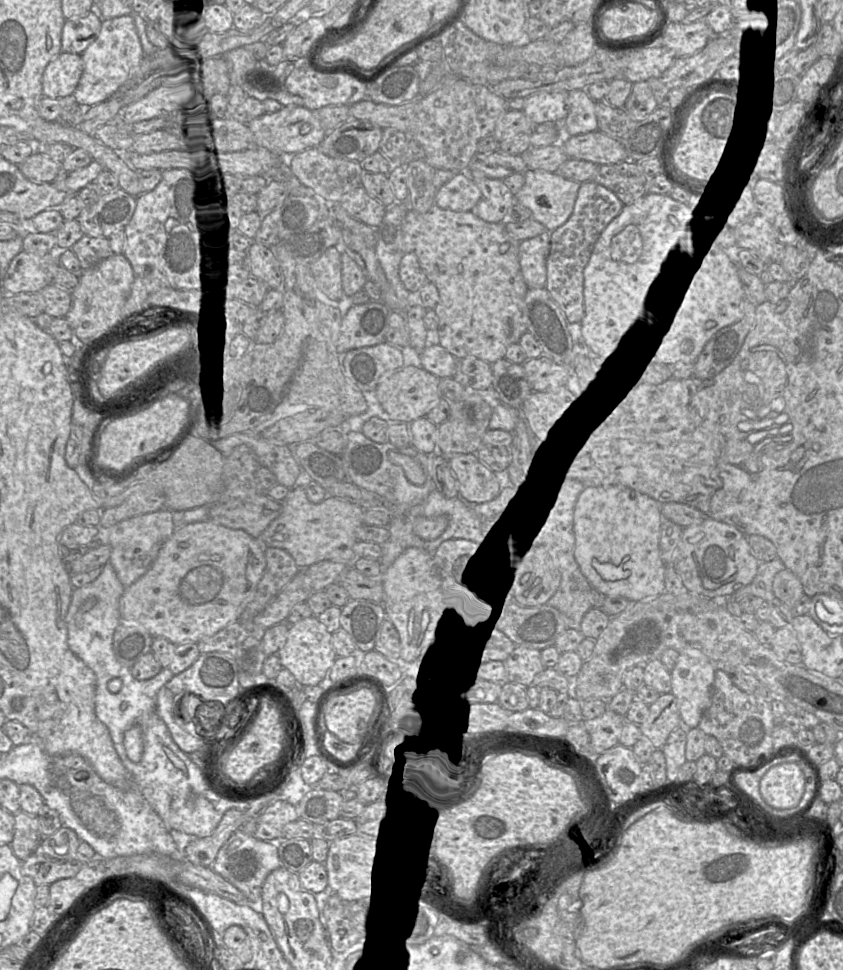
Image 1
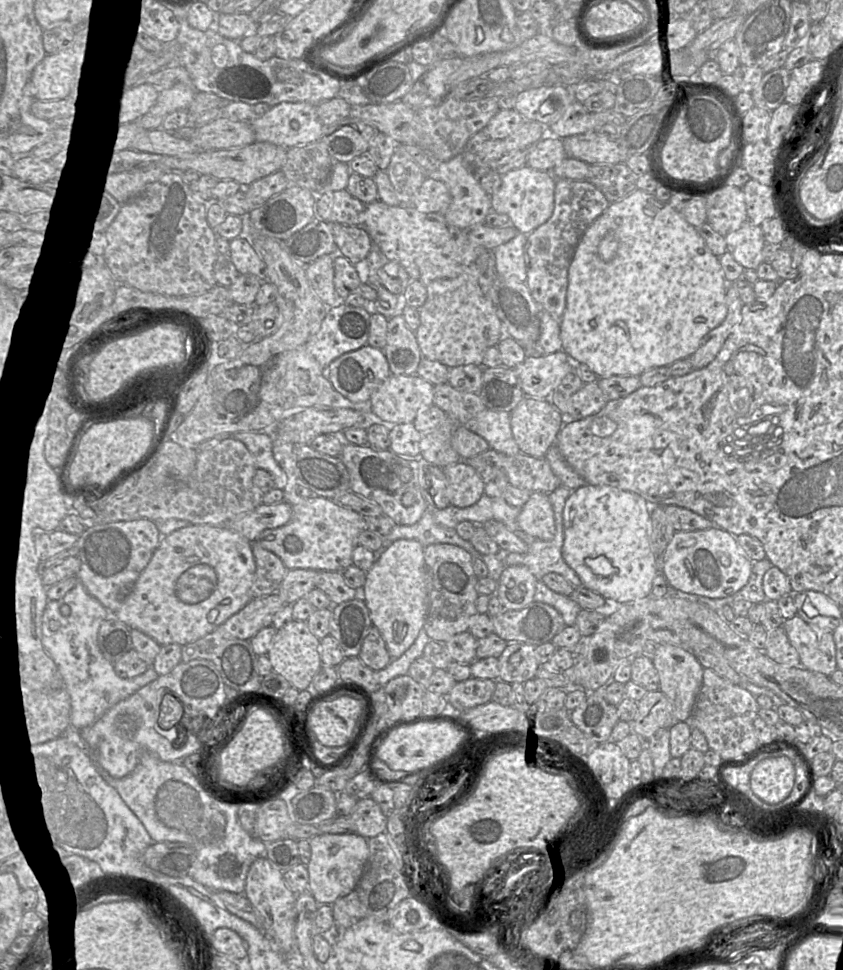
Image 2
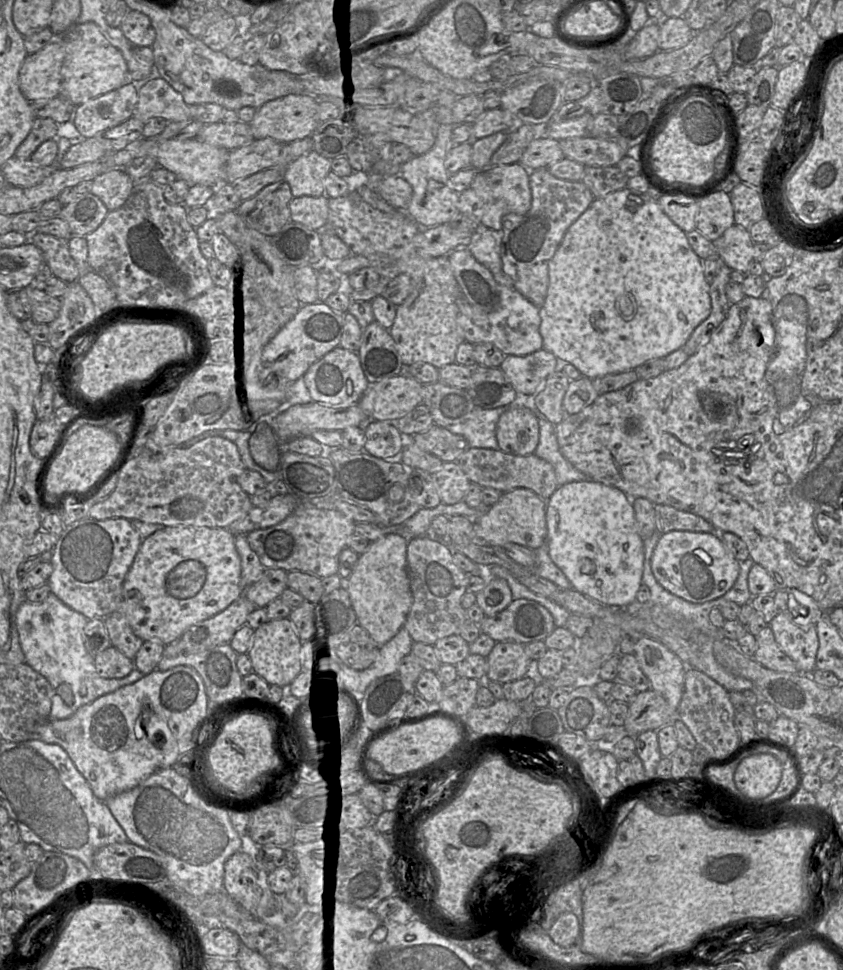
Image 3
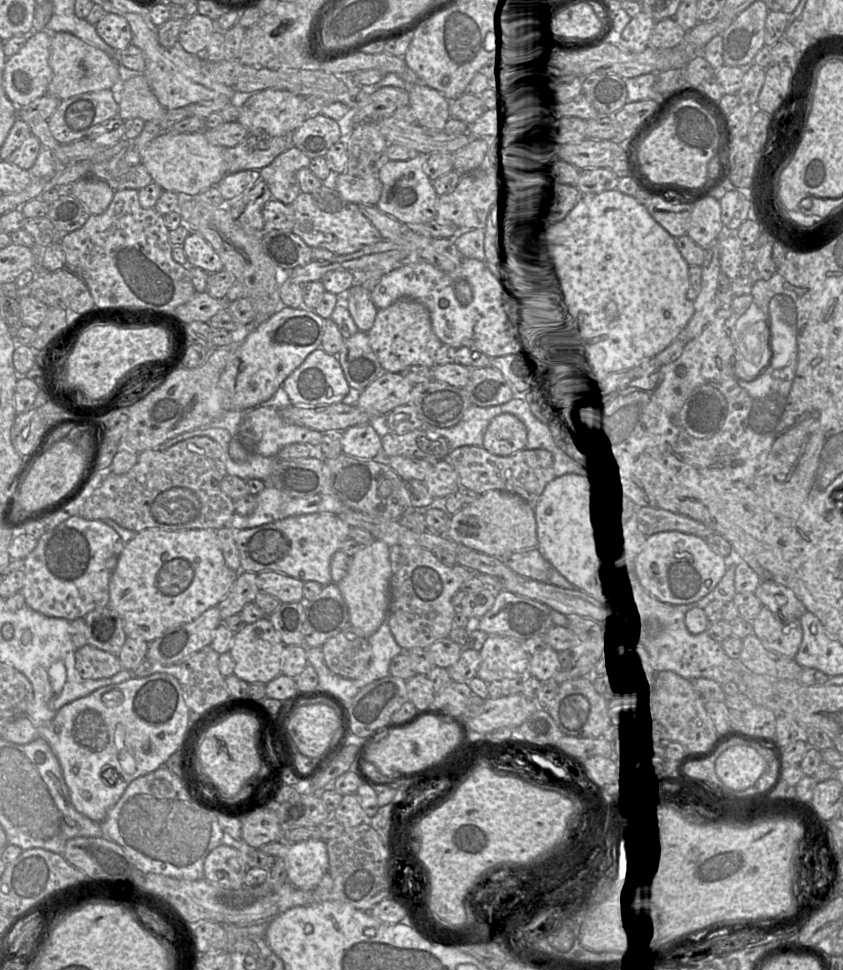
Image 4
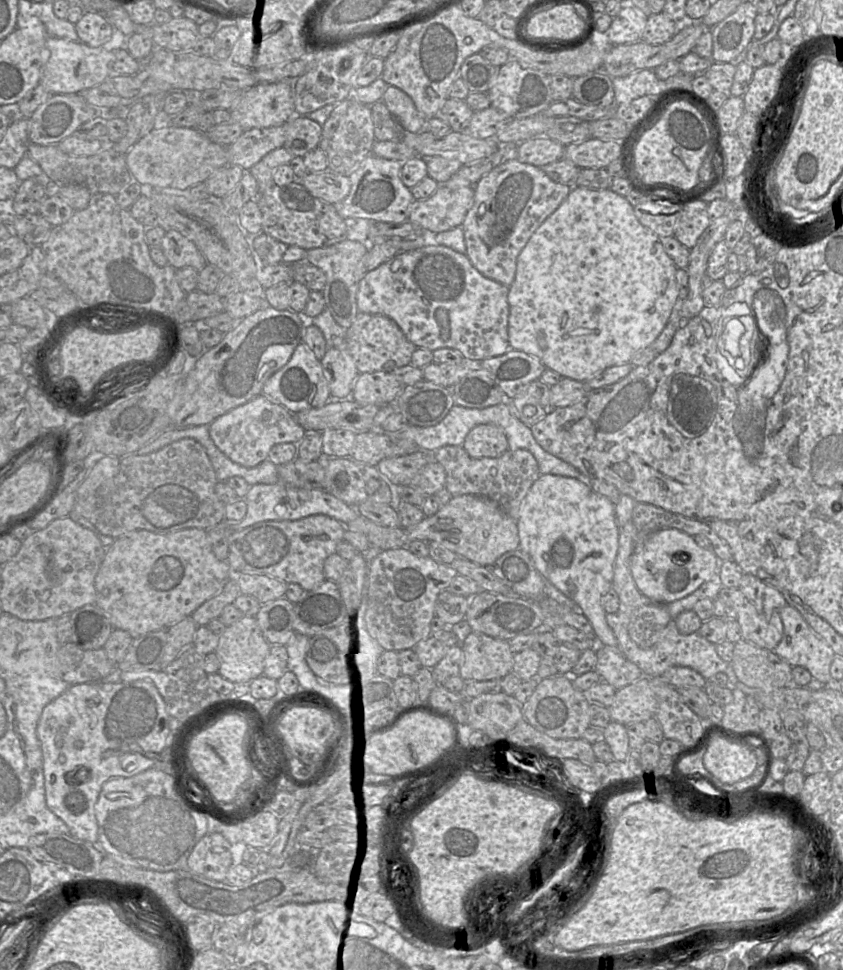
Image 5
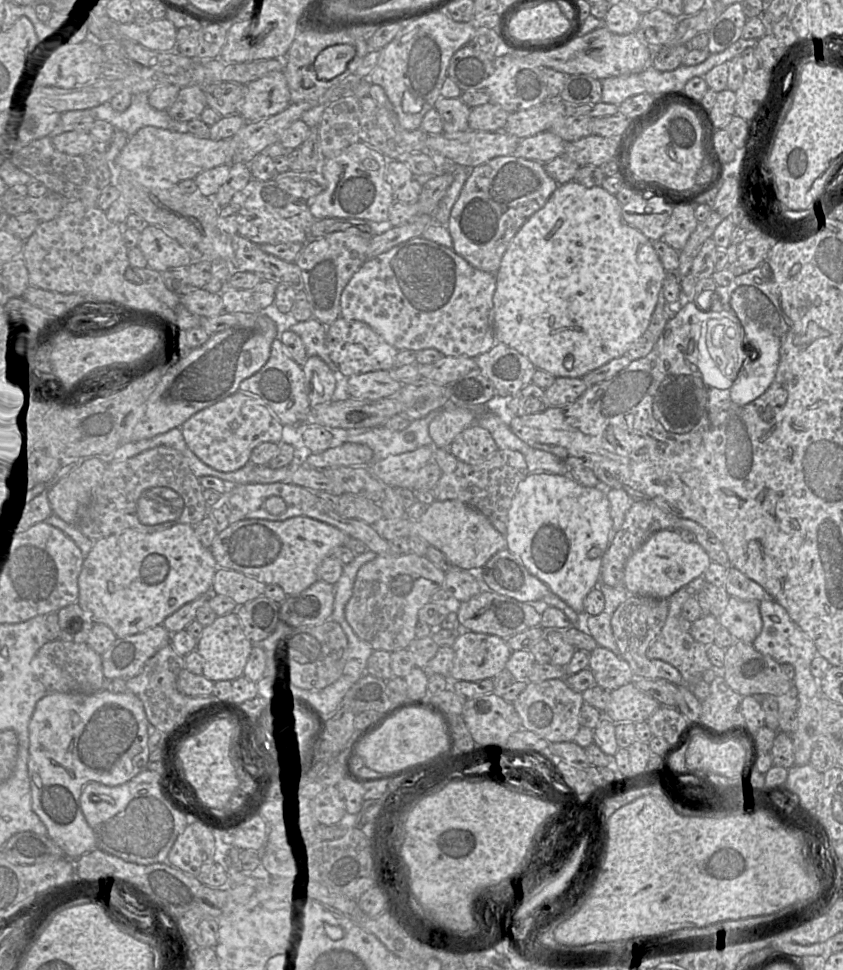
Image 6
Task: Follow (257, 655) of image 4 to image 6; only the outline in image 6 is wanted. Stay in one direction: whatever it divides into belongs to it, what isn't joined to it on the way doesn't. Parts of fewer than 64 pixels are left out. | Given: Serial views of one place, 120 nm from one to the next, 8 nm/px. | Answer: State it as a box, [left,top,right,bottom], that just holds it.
[195,612,253,682]

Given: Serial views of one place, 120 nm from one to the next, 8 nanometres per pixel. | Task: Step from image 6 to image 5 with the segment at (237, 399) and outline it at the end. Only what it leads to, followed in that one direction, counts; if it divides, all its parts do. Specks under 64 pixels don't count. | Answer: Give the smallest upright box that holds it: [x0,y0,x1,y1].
[208,395,306,468]

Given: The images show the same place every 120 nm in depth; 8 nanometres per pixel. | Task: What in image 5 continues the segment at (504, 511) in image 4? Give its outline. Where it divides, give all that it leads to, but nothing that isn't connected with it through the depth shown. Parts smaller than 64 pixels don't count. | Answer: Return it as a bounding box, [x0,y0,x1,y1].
[406,495,519,567]

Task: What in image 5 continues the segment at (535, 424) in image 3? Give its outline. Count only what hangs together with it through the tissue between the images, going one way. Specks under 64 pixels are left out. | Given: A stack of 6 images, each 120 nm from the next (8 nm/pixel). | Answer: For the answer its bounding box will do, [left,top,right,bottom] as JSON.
[462,424,508,458]

